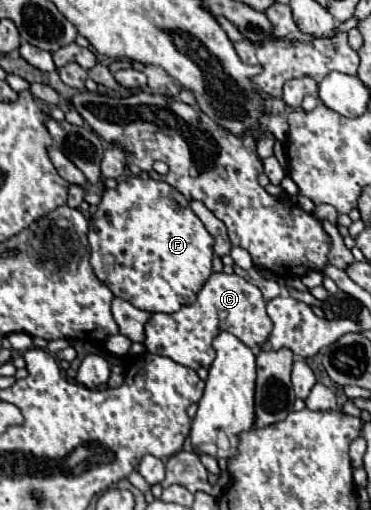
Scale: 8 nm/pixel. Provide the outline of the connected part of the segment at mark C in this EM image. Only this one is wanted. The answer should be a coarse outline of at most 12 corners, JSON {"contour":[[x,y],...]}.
{"contour":[[213,274],[195,304],[151,314],[143,344],[199,370],[221,330],[259,350],[271,332],[261,290]]}

